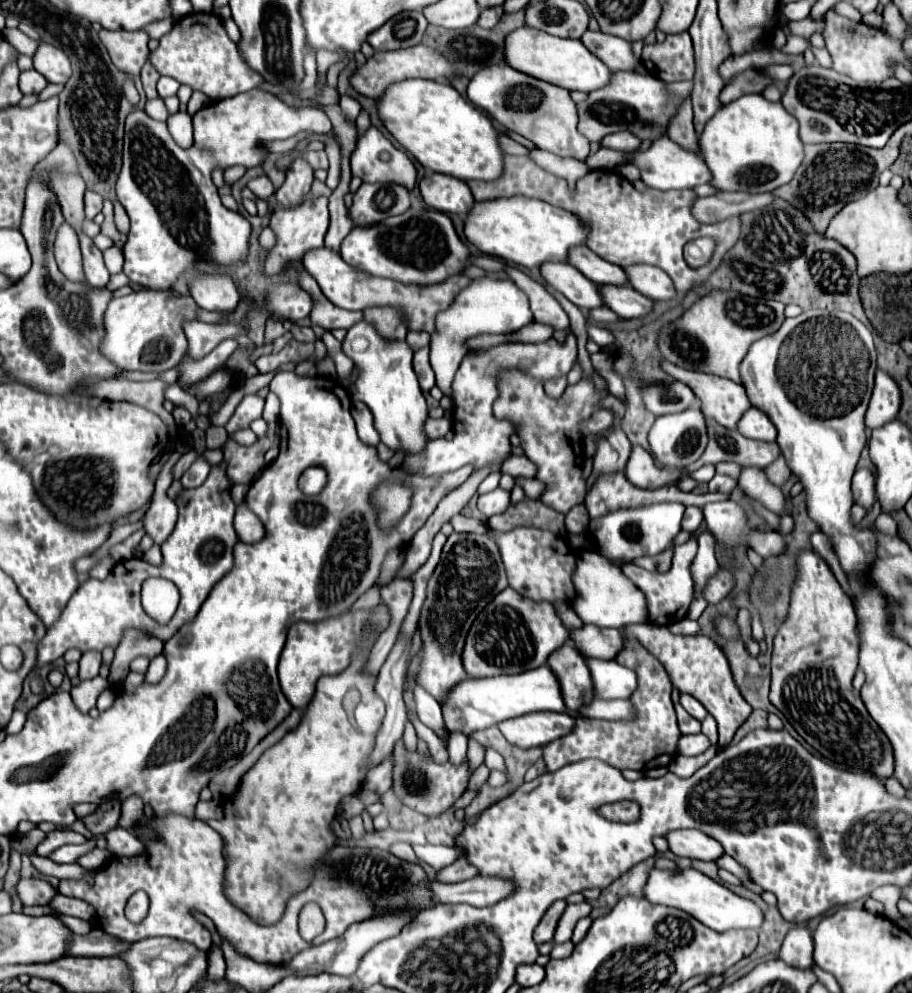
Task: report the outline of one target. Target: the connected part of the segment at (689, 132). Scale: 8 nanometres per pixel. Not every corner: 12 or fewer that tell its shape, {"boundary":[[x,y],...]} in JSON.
{"boundary":[[689,98],[679,106],[667,136],[701,156]]}

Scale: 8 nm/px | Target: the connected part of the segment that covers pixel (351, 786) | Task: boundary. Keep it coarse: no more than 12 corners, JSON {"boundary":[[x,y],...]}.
{"boundary":[[369,650],[209,820],[261,924],[335,846],[385,704]]}

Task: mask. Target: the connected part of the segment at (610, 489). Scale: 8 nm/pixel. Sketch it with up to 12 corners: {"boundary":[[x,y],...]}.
{"boundary":[[623,472],[601,474],[587,490],[591,518],[651,502],[703,506],[731,494],[633,486]]}

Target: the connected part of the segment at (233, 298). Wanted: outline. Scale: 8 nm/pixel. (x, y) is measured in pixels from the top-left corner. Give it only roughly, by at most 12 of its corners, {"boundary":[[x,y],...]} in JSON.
{"boundary":[[229,276],[191,282],[197,306],[233,312],[239,292]]}

